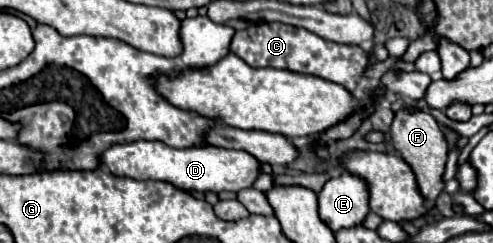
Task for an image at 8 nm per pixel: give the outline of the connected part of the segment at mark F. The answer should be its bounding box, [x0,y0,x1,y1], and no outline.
[390,107,448,203]

